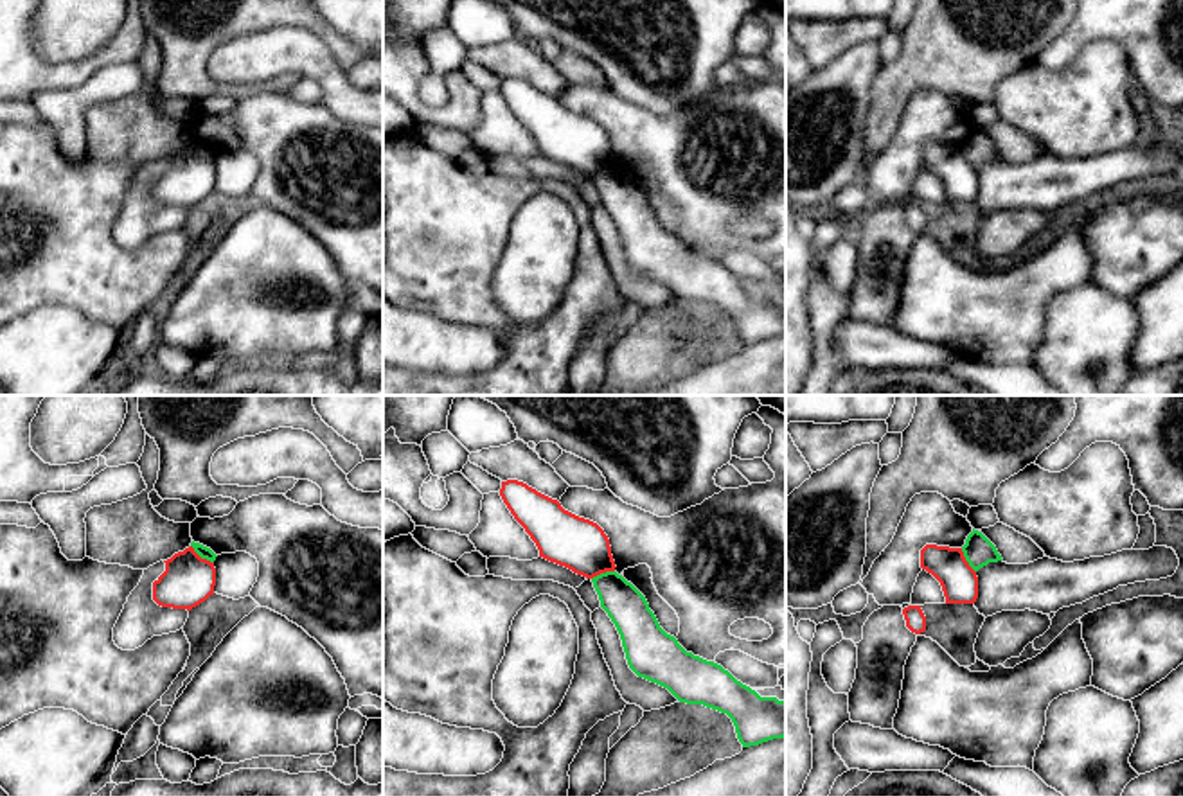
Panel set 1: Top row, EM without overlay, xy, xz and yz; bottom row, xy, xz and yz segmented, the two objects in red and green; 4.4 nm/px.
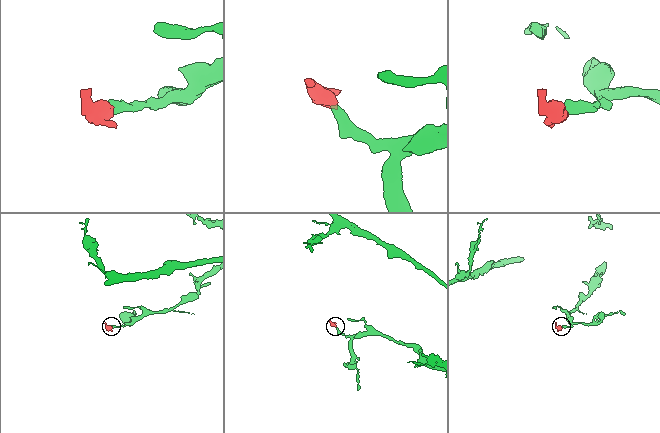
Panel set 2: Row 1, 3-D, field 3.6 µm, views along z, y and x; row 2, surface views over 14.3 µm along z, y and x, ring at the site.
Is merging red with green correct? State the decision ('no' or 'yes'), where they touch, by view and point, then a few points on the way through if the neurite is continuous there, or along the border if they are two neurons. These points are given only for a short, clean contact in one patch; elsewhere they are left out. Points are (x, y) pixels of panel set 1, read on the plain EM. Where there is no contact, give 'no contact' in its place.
no | xy (200, 155) | along xy (191, 142), (202, 155), (213, 160)

